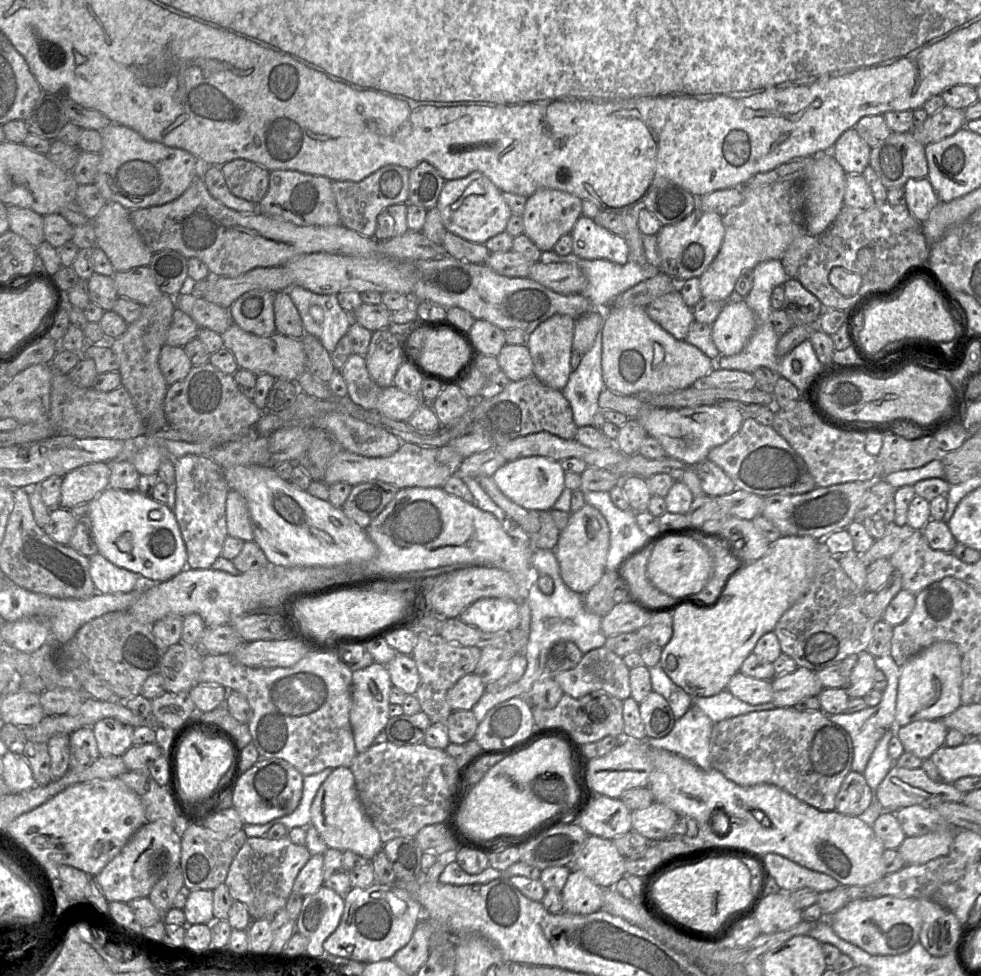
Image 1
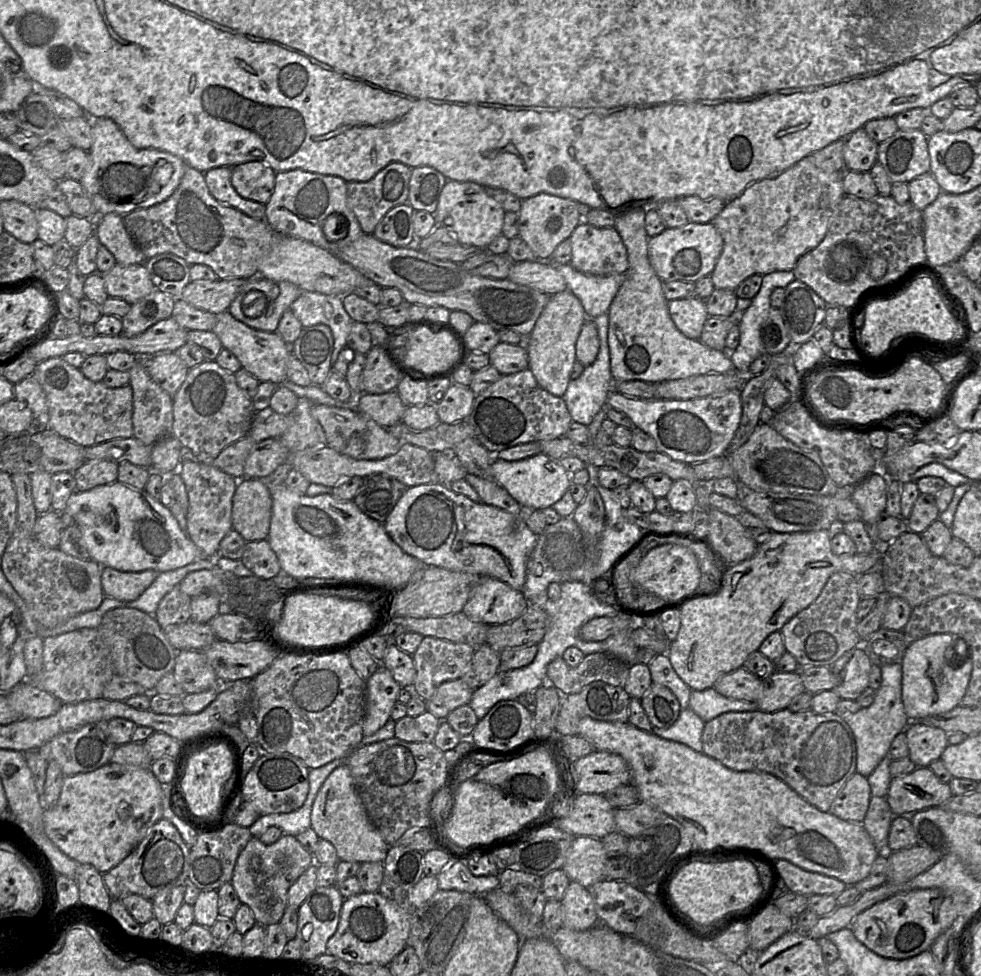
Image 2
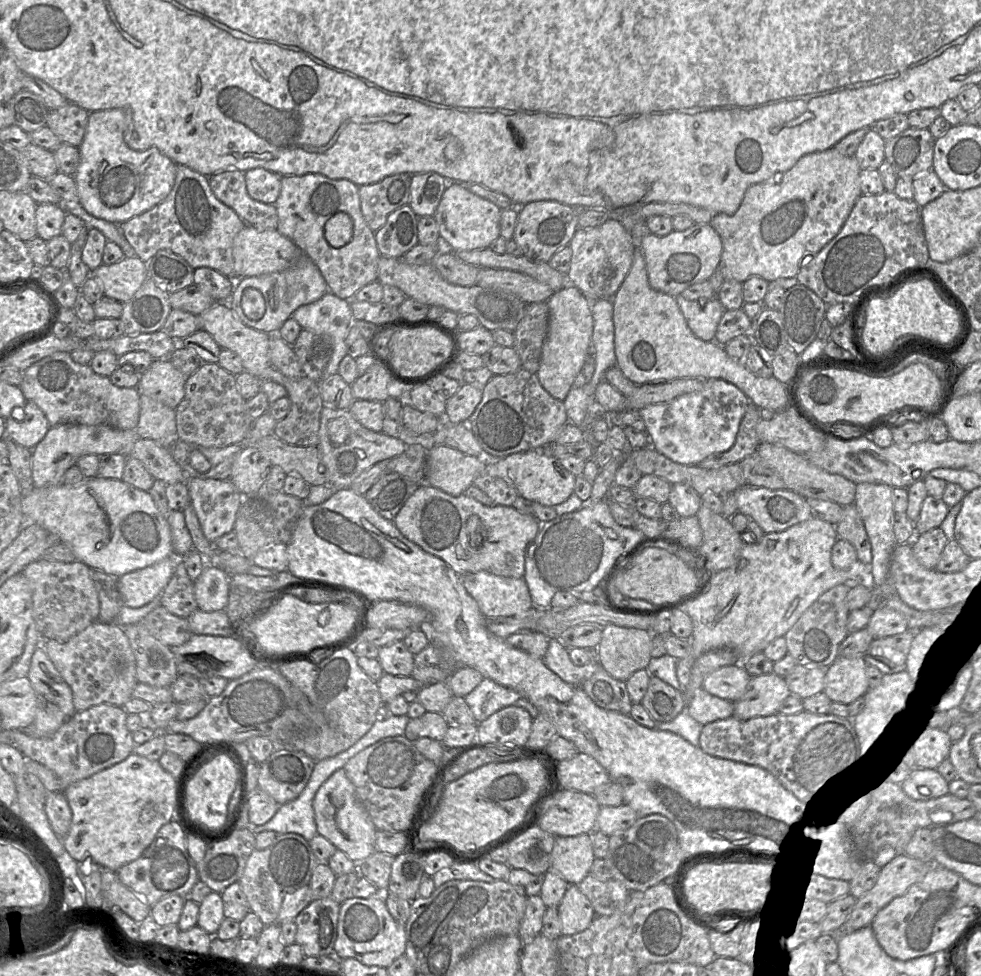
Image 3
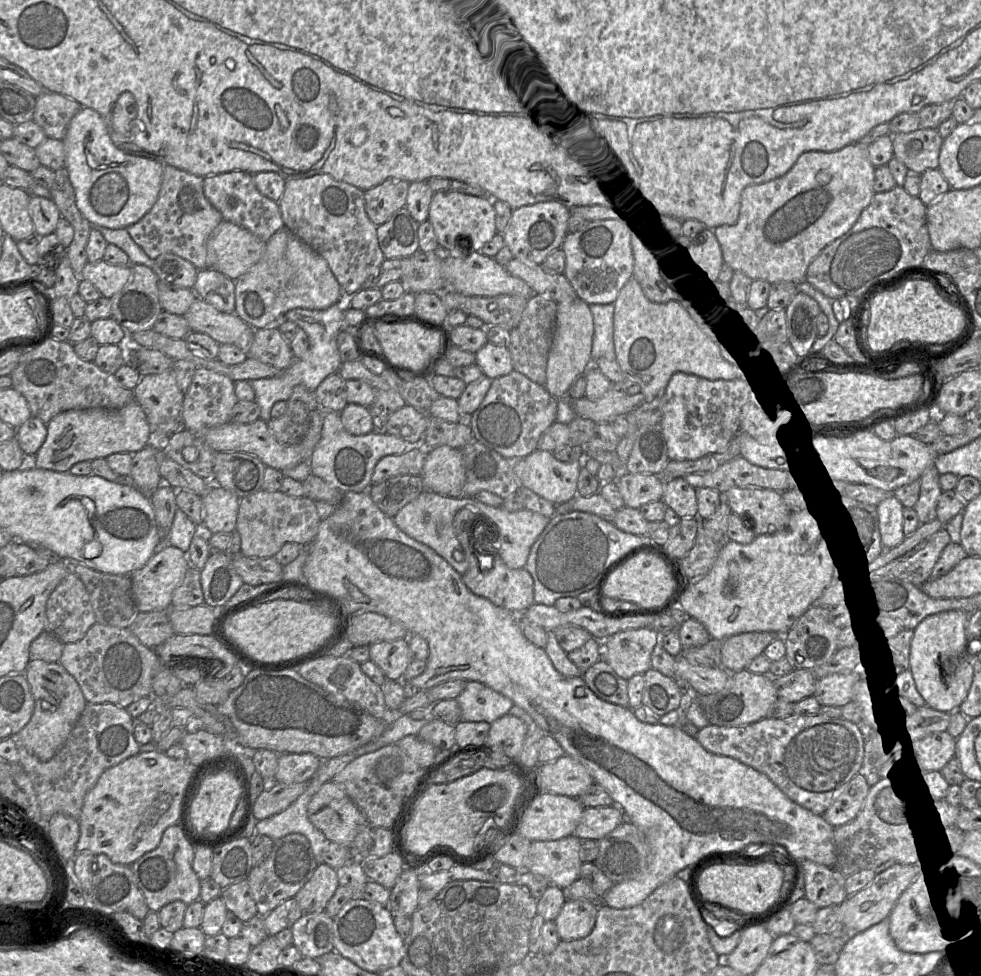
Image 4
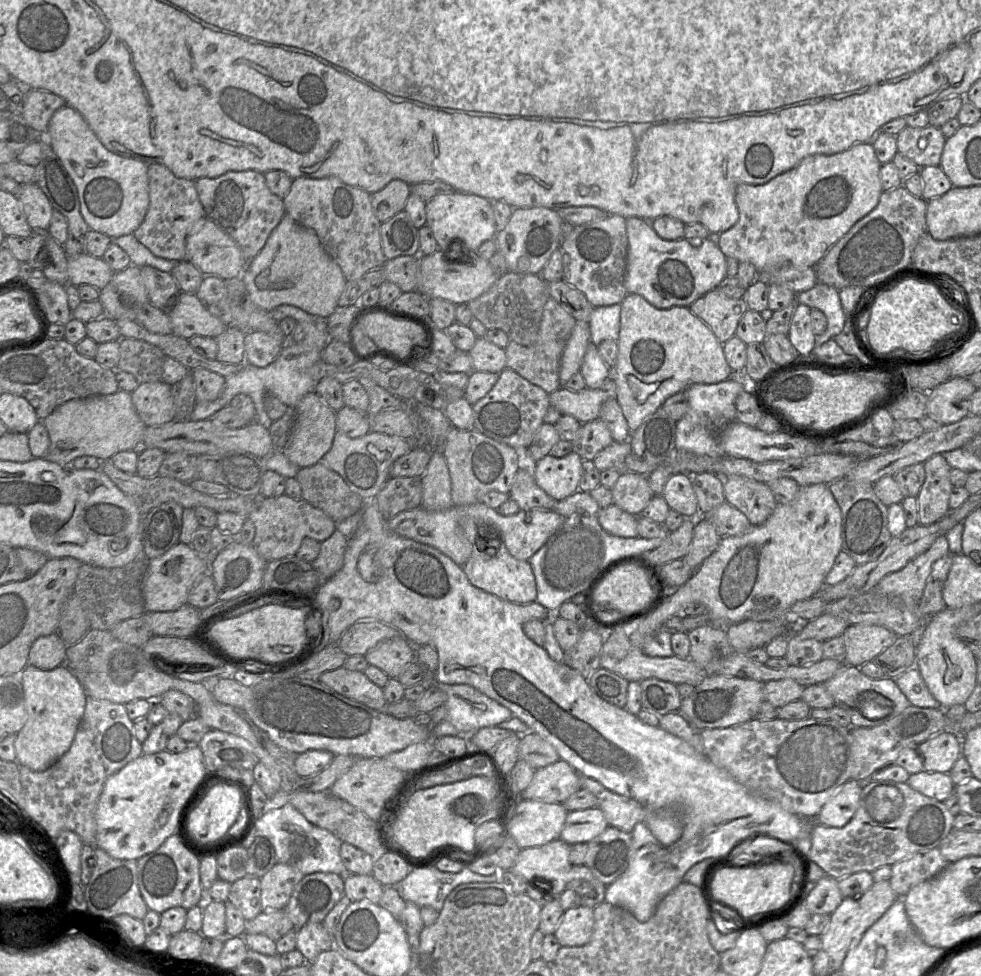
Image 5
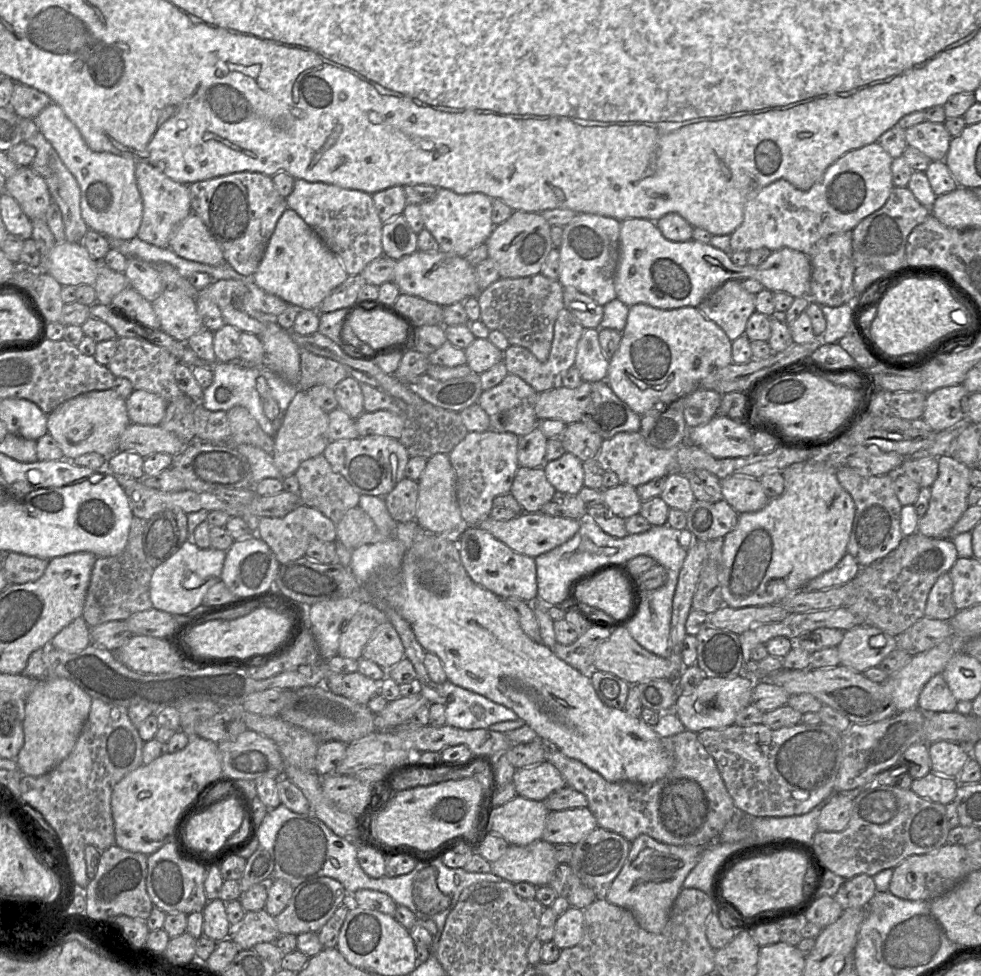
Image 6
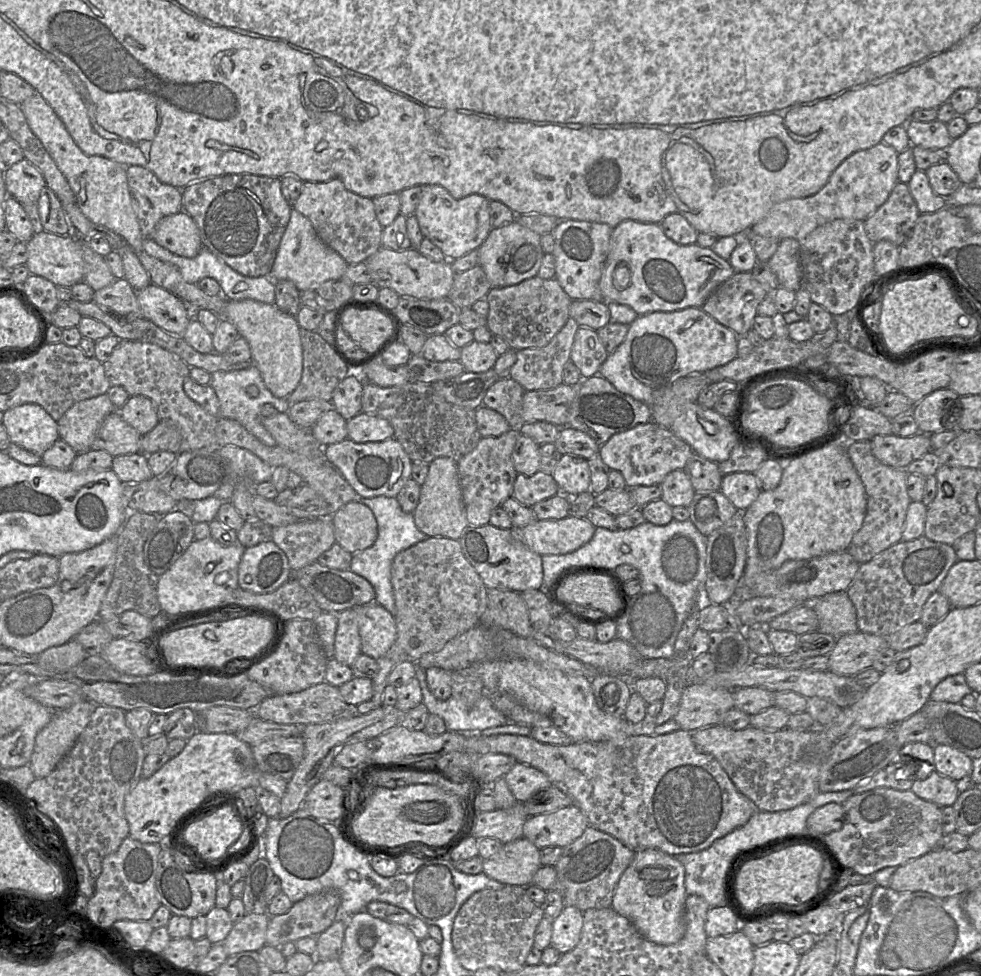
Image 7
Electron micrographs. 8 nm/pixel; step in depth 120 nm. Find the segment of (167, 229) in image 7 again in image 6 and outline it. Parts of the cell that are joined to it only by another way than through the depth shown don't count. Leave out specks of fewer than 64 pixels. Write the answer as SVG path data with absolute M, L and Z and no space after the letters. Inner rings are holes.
M190 213L173 231L168 247L179 257L210 266L226 263L223 252L207 227Z

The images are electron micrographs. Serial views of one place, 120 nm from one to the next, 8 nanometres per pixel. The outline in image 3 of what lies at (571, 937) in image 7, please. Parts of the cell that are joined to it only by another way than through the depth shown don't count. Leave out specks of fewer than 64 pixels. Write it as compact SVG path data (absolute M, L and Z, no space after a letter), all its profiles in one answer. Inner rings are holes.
M569 885L558 905L561 920L561 933L571 936L584 931L596 917L590 900L577 885Z

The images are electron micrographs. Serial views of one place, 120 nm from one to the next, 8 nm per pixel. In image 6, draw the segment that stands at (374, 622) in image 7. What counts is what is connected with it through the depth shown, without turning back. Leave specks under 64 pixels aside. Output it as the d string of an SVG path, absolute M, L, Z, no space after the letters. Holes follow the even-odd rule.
M387 621L372 633L363 649L363 658L368 659L385 671L405 657L405 650L396 629Z

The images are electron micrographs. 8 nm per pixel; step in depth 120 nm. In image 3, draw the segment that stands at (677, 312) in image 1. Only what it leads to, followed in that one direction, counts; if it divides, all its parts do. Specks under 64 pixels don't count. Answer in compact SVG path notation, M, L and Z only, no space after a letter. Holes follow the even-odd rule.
M716 297L707 300L675 298L691 331L703 341L714 341L717 326L726 311L720 301Z

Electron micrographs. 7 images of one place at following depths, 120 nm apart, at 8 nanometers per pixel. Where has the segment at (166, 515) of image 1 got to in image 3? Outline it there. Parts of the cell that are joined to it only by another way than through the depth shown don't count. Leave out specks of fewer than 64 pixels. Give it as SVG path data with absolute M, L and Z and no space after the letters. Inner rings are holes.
M91 477L78 485L50 485L33 488L21 498L21 510L27 523L36 523L60 542L68 545L77 561L91 569L121 577L124 574L151 566L174 554L168 520L156 507L148 491L138 489L122 479Z

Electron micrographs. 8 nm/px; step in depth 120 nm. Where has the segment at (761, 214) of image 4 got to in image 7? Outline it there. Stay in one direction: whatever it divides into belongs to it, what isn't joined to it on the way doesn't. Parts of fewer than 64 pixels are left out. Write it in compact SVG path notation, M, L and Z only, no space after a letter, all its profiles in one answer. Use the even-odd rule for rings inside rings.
M883 142L853 153L831 174L824 187L814 195L782 201L773 206L760 222L747 232L747 237L783 240L805 239L819 226L838 219L866 220L884 204L898 181L898 155Z

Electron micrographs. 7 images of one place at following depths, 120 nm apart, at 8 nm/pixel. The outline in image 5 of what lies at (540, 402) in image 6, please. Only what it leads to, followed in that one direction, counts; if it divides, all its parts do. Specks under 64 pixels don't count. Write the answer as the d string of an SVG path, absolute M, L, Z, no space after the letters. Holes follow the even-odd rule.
M609 377L600 387L588 388L582 390L570 390L562 387L552 393L549 393L550 406L562 413L562 415L571 415L581 423L599 419L601 405L608 399L616 398L616 384L613 377Z

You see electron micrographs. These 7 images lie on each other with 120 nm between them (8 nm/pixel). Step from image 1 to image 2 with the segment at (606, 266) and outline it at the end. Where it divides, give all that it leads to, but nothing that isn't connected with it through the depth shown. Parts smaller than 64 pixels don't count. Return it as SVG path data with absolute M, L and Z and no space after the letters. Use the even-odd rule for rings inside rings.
M552 258L548 263L561 273L567 289L581 301L587 318L591 319L608 312L624 280L624 274L589 275L576 270L570 263L557 263Z

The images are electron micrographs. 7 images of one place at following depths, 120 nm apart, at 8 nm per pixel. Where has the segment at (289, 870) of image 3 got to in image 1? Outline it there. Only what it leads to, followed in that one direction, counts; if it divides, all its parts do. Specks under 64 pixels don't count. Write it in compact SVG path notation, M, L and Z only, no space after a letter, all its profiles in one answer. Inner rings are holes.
M287 836L278 840L247 838L231 863L225 884L234 901L247 906L252 921L272 919L279 910L285 908L296 877L311 856L305 845L296 845Z

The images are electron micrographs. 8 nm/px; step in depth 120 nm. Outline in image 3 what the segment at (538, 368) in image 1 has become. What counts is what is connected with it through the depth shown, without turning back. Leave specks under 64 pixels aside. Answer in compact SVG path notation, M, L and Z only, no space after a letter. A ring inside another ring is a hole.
M567 284L546 302L549 308L549 327L536 374L543 388L552 397L564 401L577 374L582 371L587 356L591 353L594 329L592 301L578 288Z

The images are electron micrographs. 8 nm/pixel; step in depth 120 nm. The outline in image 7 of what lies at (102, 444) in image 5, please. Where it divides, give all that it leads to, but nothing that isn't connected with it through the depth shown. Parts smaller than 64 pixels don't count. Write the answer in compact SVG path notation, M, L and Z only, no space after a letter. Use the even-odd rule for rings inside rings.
M106 393L74 403L57 421L59 439L77 453L87 452L104 419L117 410Z

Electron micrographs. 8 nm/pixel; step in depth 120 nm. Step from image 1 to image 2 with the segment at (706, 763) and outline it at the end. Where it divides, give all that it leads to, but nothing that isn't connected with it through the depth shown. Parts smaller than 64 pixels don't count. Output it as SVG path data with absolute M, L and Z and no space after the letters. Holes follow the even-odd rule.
M690 707L681 710L676 722L667 729L652 728L651 733L688 746L696 752L703 752L702 734L705 722Z

